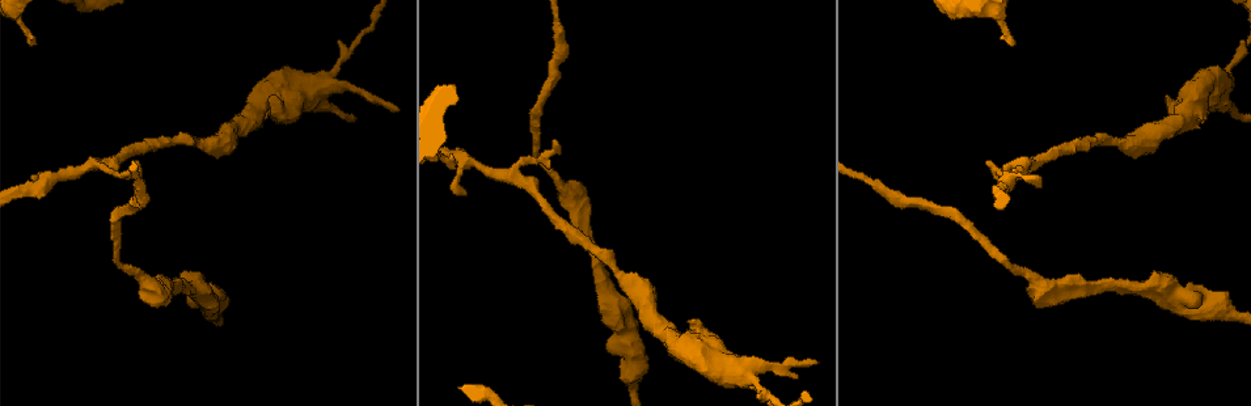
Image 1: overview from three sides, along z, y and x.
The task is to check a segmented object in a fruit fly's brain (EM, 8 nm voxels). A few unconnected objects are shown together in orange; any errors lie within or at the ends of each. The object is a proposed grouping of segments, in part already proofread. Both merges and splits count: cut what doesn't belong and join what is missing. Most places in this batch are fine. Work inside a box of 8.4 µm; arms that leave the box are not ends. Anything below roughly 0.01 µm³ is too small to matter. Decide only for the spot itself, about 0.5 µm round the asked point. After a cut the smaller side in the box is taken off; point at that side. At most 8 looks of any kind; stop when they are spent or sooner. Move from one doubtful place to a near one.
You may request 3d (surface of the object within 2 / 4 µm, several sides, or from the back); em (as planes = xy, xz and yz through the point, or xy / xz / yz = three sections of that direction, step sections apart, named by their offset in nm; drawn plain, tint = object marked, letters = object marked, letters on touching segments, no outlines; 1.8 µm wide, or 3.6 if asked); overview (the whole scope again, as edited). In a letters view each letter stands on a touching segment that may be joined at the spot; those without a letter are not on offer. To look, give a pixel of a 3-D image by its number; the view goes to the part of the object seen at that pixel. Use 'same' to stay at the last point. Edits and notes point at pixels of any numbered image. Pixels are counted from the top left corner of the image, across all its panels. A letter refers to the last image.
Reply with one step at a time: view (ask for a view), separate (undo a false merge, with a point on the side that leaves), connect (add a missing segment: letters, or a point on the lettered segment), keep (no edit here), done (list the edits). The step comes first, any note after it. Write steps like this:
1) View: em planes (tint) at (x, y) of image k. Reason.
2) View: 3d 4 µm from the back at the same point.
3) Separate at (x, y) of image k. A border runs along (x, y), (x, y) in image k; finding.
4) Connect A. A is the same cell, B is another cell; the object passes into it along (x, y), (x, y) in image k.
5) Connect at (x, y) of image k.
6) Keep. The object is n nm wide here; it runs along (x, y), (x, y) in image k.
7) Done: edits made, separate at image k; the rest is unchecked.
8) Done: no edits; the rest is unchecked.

View: 3d 4 µm at (1042, 187) of image 1. An open end.

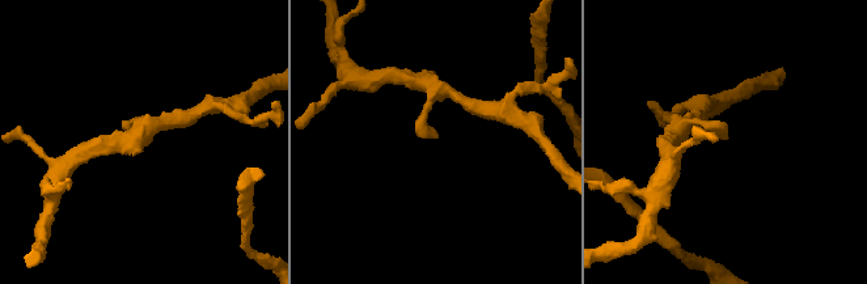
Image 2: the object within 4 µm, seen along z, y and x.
View: em planes (plain) at (435, 138) of image 2.

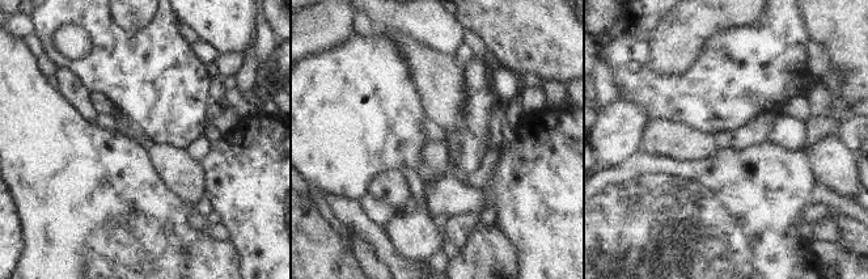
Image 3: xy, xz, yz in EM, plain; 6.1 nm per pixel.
View: em planes (letters) at the same point.

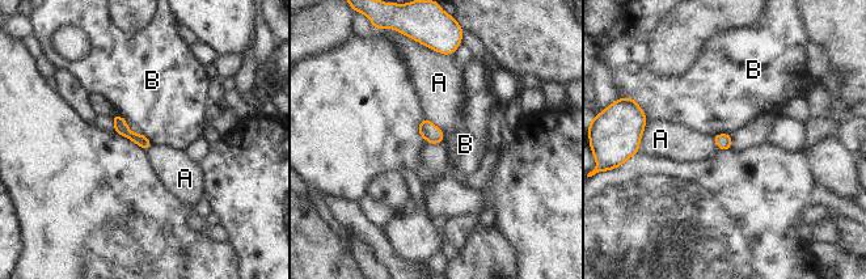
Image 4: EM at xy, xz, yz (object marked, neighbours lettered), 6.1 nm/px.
Keep. A and B are other cells; it runs along (115, 119), (130, 135), (147, 144) in image 4; none of them fits.

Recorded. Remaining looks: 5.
View: 3d 4 µm at (136, 163) of image 1. Thin end.

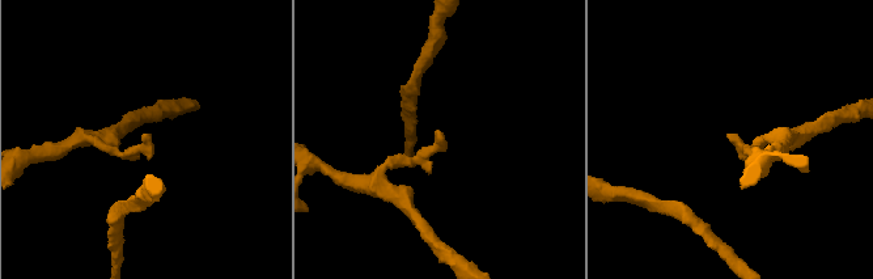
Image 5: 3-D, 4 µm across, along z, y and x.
View: em planes (plain) at (730, 135) of image 5.

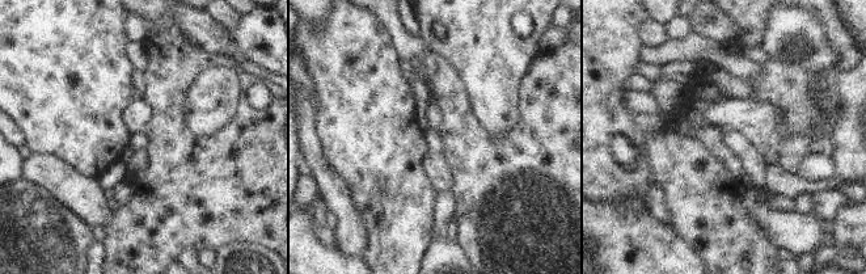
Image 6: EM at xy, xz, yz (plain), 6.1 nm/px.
View: em planes (letters) at the same point.

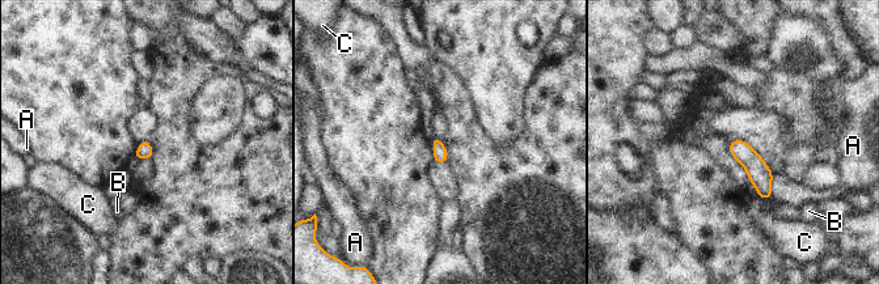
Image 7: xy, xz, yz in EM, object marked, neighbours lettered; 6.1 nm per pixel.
Keep. The longest contact is with A, 140 nm; A, B and C are other cells; a border runs along (773, 174), (772, 195) in image 7; no lettered segment goes on from it.

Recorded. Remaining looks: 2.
Done: no edits; the rest is unchecked.

